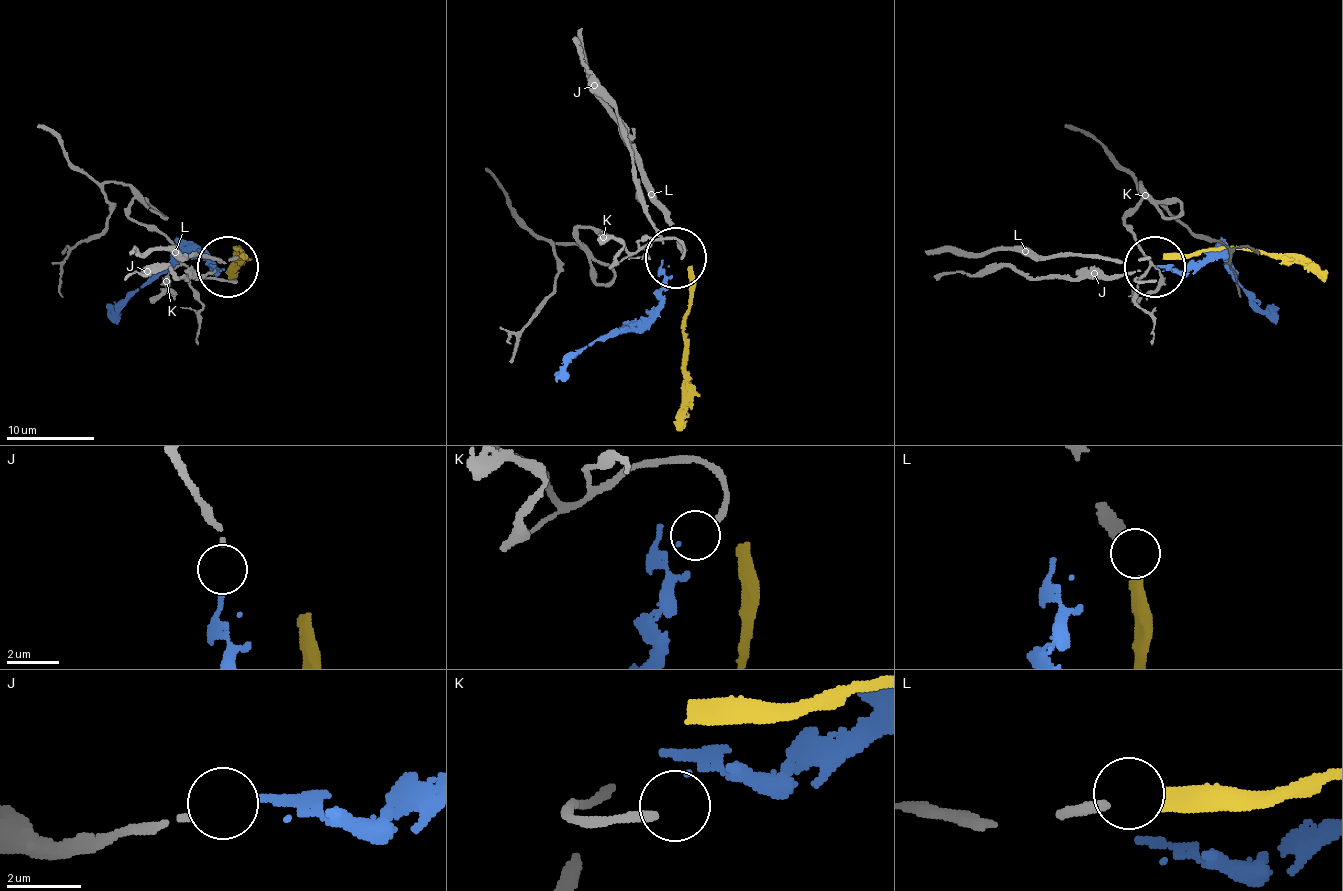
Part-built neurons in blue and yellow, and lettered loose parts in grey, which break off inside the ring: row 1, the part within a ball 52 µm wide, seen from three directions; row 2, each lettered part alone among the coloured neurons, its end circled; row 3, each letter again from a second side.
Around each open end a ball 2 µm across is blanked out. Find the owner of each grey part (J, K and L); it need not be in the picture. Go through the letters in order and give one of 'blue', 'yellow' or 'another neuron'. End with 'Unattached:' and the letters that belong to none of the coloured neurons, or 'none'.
J: blue
K: another neuron
L: yellow
Unattached: K

